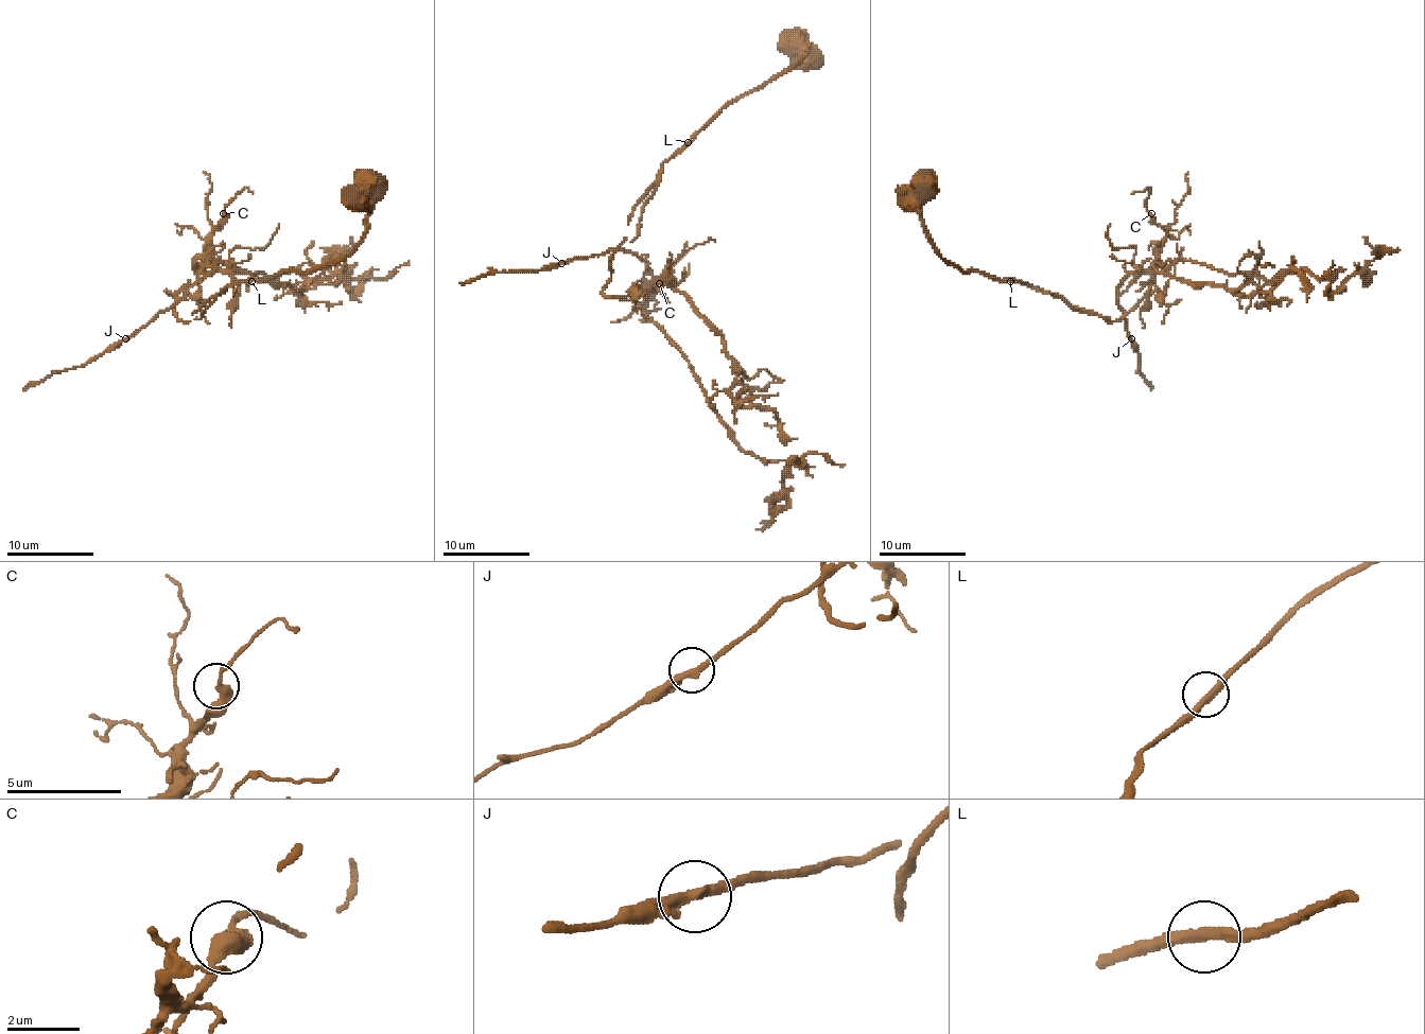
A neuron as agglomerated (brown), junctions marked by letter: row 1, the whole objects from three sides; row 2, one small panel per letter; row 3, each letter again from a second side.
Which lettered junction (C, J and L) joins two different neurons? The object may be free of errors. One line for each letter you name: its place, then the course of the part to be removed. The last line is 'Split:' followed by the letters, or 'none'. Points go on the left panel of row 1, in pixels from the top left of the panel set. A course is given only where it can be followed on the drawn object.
L: at (252, 281); foreign part runs (250, 280), (267, 280), (290, 269), (302, 272), (344, 259), (367, 226), (367, 205), (354, 189), (348, 187)
Split: L

